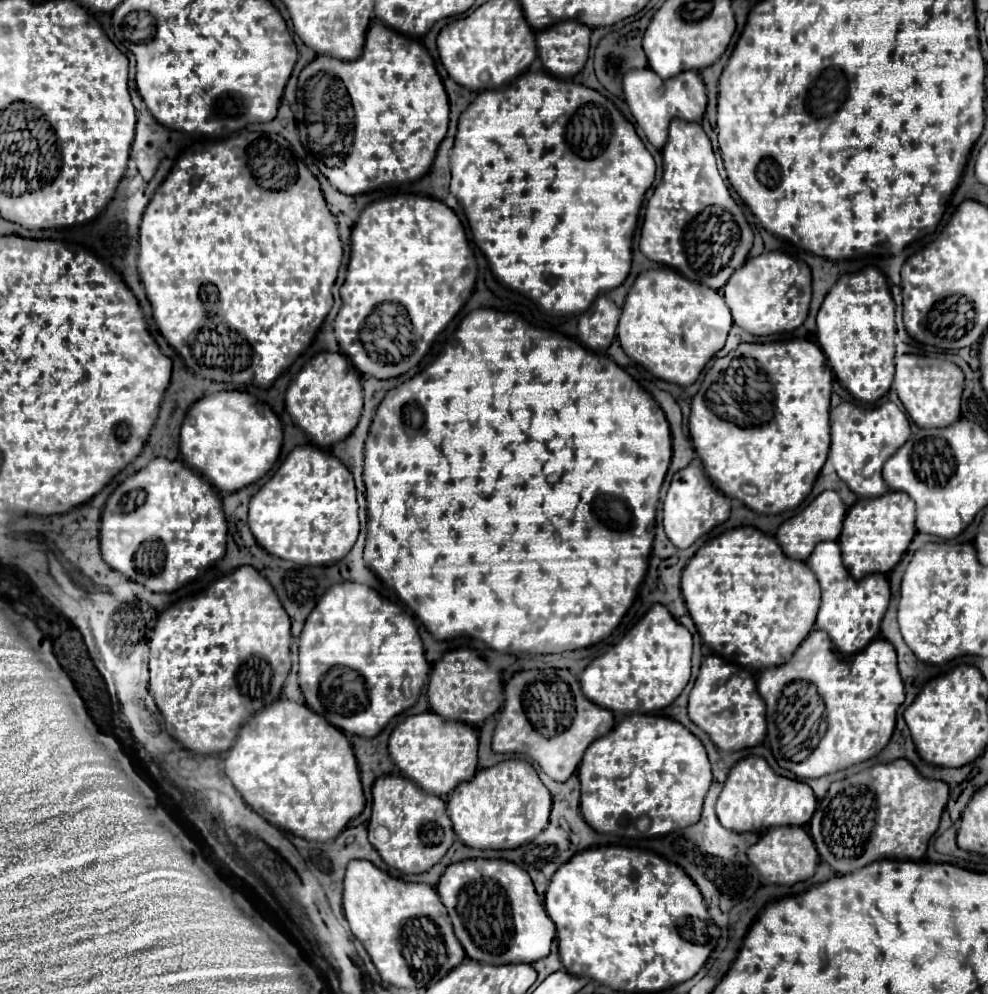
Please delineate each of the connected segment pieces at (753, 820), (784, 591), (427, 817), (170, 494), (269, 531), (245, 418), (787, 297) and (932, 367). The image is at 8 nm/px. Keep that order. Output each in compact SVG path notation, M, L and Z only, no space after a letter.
M747 756L731 768L725 780L725 788L717 800L717 818L725 828L735 832L763 830L769 826L783 826L783 824L803 826L811 820L815 806L817 800L807 782L777 776L769 768L765 758Z
M753 526L727 530L725 534L701 546L683 570L681 592L705 644L721 658L757 670L781 666L793 656L793 652L815 626L821 600L819 582L811 568L801 560L785 556L773 536L767 536Z
M381 776L373 786L369 840L391 868L397 868L403 874L421 874L445 856L449 846L455 842L455 832L445 802L439 796L423 792L409 778Z
M155 458L149 462L147 468L139 470L137 474L129 476L125 482L121 482L115 492L107 498L107 504L103 508L101 516L101 556L103 560L117 572L125 574L129 580L137 582L137 568L135 568L135 552L141 546L141 542L147 540L161 540L165 546L165 564L161 574L147 576L143 582L145 588L153 592L175 592L185 582L193 580L201 570L205 570L211 562L223 558L225 554L225 536L227 536L227 522L225 514L221 510L221 498L213 488L197 478L189 468L185 468L179 460L169 462L167 458Z
M297 446L273 478L251 498L249 528L257 544L277 558L319 566L341 560L353 548L359 534L351 472L327 450Z
M221 390L197 400L181 426L181 456L189 468L205 476L219 492L235 492L265 476L283 444L283 426L277 414L261 400L239 390Z
M763 252L733 272L723 286L723 296L733 314L733 322L743 330L755 336L791 332L805 322L809 312L811 270L803 260L795 260L783 252Z
M903 354L896 359L893 386L911 420L921 428L945 428L959 420L959 402L964 383L965 377L961 368L949 360L917 354Z

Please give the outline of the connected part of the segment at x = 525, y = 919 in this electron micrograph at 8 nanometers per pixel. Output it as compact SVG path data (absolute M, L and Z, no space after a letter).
M471 858L449 864L437 892L467 956L485 964L533 964L549 956L555 924L545 912L529 874L509 860Z

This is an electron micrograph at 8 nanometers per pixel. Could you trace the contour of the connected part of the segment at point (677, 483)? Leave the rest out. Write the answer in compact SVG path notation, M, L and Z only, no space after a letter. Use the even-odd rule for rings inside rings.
M689 464L687 468L681 468L667 490L665 502L663 502L663 526L667 538L677 546L677 548L689 548L699 536L707 534L711 528L717 524L725 522L729 518L729 508L731 502L723 494L719 494L713 484L709 482L707 486L707 476L699 464Z

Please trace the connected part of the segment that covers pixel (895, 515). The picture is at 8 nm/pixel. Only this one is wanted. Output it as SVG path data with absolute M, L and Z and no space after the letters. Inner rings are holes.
M887 492L879 498L857 500L849 508L843 520L843 532L839 536L843 564L857 580L873 572L891 572L901 560L915 532L915 502L905 492Z

